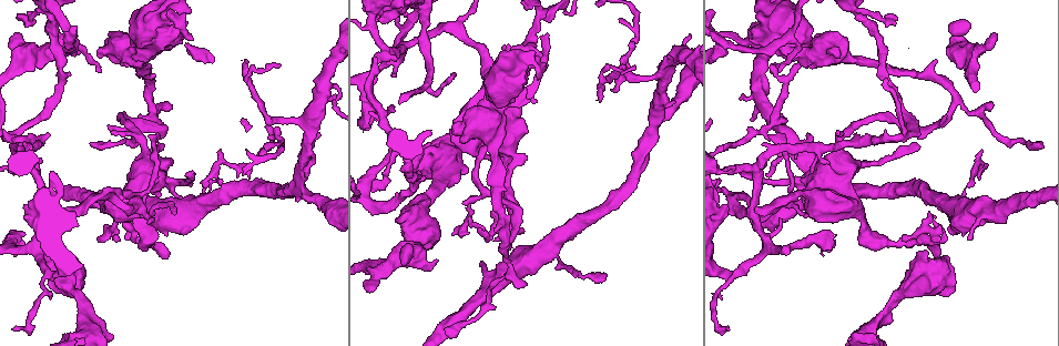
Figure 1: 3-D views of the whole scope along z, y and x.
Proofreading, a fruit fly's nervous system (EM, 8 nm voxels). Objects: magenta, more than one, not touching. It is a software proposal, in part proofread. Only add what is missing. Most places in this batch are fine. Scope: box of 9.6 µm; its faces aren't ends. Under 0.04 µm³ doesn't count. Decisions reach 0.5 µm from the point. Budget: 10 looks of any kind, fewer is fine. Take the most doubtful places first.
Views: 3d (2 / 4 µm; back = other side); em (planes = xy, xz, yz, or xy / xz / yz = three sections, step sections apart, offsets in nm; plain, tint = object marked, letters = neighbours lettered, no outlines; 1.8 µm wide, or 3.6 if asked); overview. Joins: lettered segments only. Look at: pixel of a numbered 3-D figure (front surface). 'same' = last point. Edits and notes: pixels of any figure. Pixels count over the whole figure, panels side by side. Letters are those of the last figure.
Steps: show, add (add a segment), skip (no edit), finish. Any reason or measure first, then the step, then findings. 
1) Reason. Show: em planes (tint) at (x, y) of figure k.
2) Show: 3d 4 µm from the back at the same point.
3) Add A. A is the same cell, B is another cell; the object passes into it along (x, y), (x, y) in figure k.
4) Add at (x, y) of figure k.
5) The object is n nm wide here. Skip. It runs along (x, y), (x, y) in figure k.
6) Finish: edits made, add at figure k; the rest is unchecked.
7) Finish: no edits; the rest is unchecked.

Free end. Show: em planes (letters) at (80, 53) of figure 1.

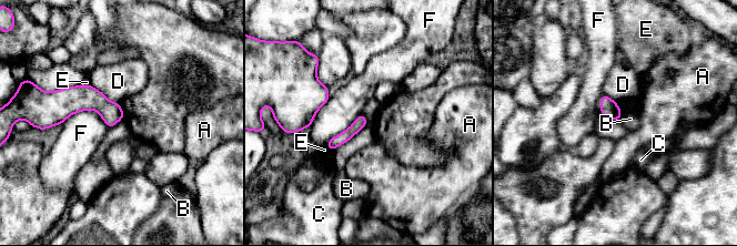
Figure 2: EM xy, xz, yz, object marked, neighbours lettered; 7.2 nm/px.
Skip. A, B, C, D, E and F are other cells; it runs along (363, 120), (351, 132), (330, 145) in figure 2; none of them fits.

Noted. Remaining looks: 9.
Free end. Show: em xy step 16 (letters) at (372, 291) of figure 1.

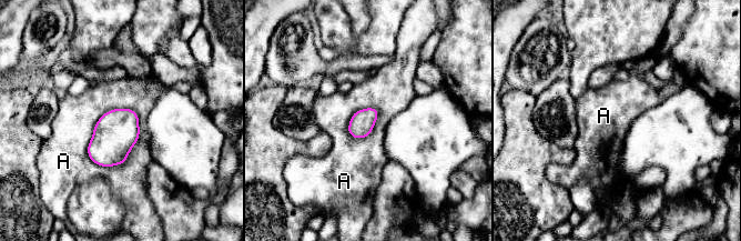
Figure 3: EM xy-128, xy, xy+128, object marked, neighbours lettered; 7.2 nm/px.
Another direction. Show: em planes (letters) at the same point.

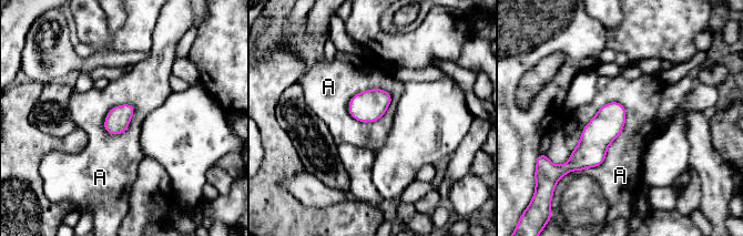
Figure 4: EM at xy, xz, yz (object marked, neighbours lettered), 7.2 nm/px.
The object is 170 nm wide here. Skip. A is another cell; a border runs along (620, 102), (604, 160), (568, 173) in figure 4; none of them fits.

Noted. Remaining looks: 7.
An open end. Show: em yz step 16 (letters) at (925, 251) of figure 1.

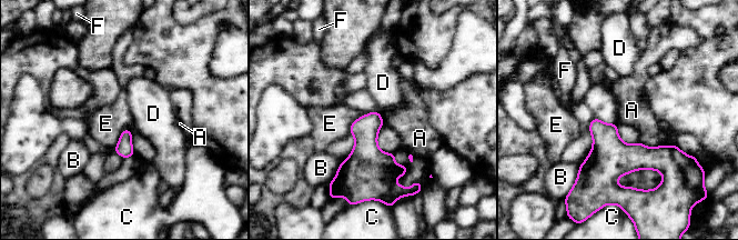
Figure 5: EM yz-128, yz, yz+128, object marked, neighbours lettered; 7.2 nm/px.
The longest contact is with A, 260 nm. Skip. A, B, C, D, E and F are other cells; a border runs along (129, 128), (121, 132), (113, 150) in figure 5; no lettered segment goes on from it.

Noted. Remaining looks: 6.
Abrupt turn. Show: 3d 4 µm at (758, 97) of figure 1.

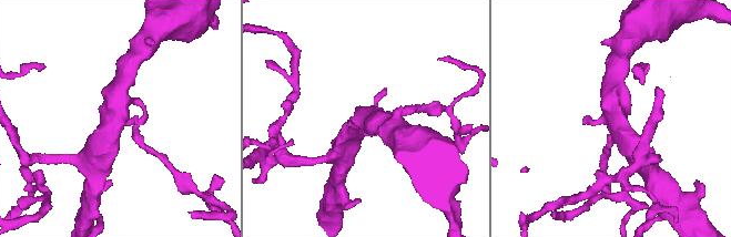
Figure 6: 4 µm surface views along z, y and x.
Shape alone is not enough. Show: em planes (plain) at (115, 115) of figure 6.

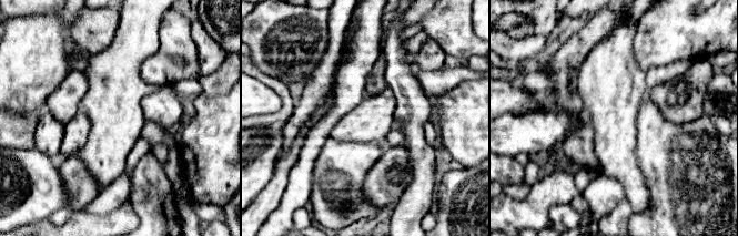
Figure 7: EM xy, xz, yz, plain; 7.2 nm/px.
Show: em planes (letters) at the same point.

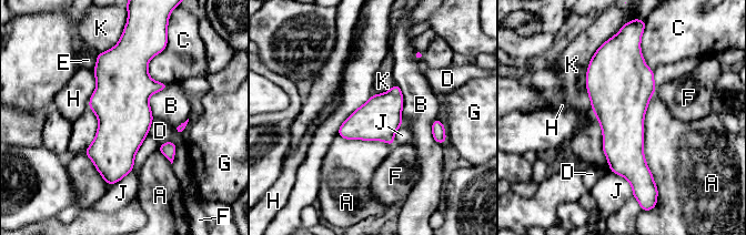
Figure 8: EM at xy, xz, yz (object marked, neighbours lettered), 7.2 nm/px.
Skip. A, B, C, D, E, F, G, H, J and K are other cells; none of them fits.

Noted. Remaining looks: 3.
Finish: no edits; the rest is unchecked.

